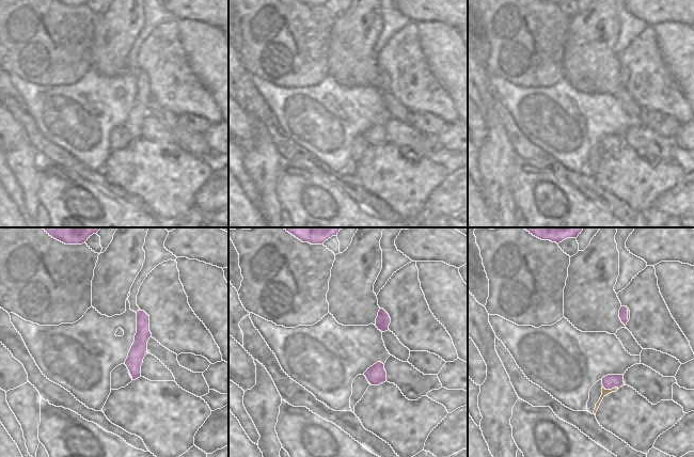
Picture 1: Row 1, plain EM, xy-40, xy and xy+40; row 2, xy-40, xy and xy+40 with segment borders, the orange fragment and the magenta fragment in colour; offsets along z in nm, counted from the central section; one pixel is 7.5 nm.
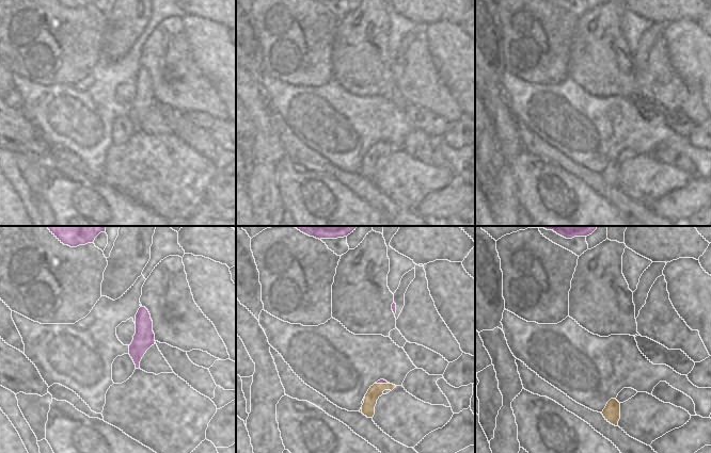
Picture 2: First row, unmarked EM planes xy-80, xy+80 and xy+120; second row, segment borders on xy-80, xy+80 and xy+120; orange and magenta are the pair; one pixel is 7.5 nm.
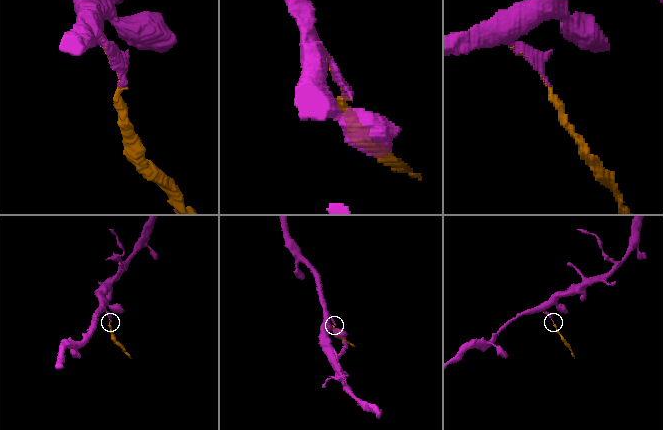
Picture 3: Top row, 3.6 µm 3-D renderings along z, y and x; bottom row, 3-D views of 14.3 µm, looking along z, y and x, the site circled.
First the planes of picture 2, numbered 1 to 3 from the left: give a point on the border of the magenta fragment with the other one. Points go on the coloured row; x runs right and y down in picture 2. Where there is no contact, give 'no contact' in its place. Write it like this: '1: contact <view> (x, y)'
1: no contact
2: contact xy+80 (382, 384)
3: no contact

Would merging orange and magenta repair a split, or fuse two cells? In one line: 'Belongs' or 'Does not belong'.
Does not belong.

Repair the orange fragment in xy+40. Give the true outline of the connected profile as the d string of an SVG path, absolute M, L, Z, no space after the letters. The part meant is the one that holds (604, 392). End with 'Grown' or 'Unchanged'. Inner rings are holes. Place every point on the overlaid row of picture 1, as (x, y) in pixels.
M602 380L597 381L589 391L589 399L587 401L587 411L596 414L604 396L612 392L616 392L618 388L605 390L602 385Z. Grown.

